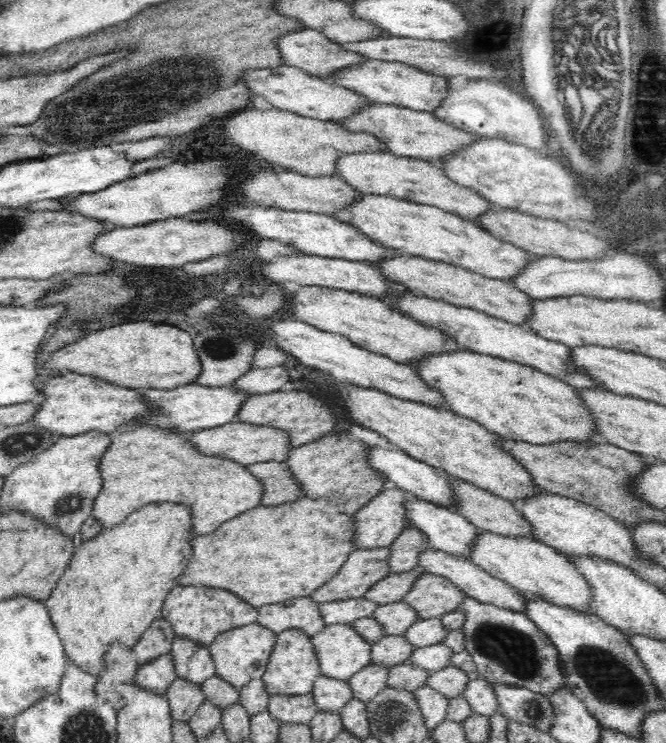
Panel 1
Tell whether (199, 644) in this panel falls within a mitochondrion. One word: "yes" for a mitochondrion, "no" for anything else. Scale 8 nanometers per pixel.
no

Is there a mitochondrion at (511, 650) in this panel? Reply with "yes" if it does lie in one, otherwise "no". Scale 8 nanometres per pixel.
yes

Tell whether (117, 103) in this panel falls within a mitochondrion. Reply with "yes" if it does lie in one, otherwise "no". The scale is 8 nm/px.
yes

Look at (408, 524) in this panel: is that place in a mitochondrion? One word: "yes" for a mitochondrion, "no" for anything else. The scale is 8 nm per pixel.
no

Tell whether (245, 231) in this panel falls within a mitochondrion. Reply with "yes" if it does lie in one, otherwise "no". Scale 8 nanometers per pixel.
no

